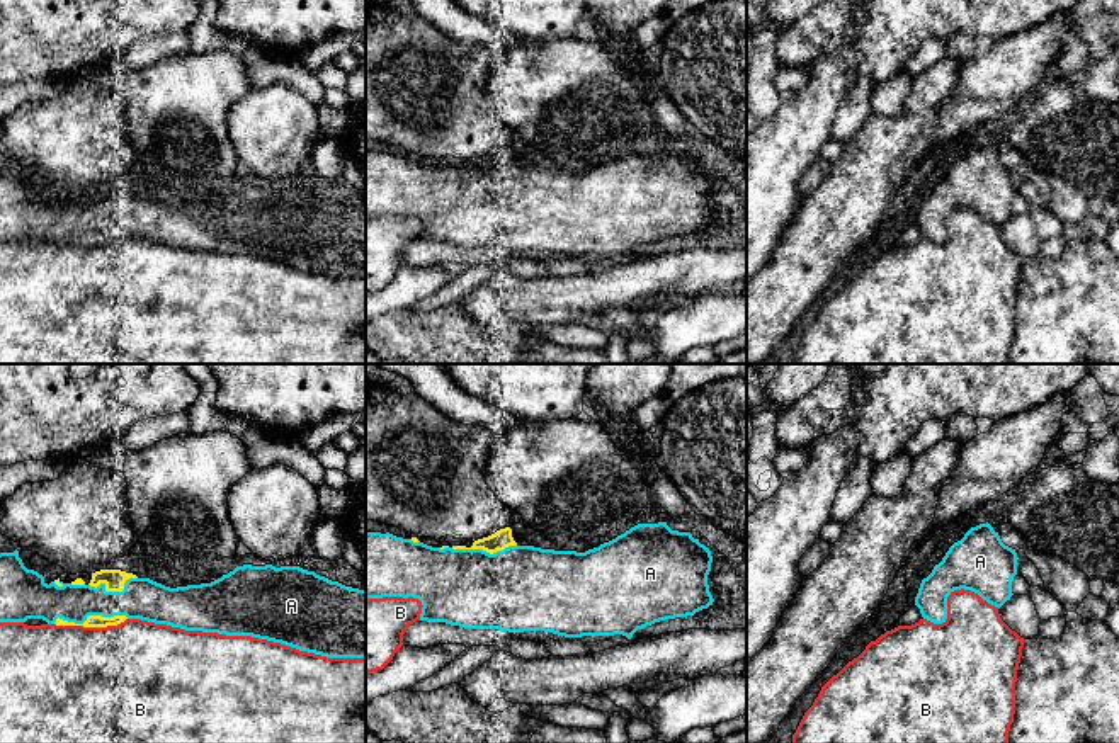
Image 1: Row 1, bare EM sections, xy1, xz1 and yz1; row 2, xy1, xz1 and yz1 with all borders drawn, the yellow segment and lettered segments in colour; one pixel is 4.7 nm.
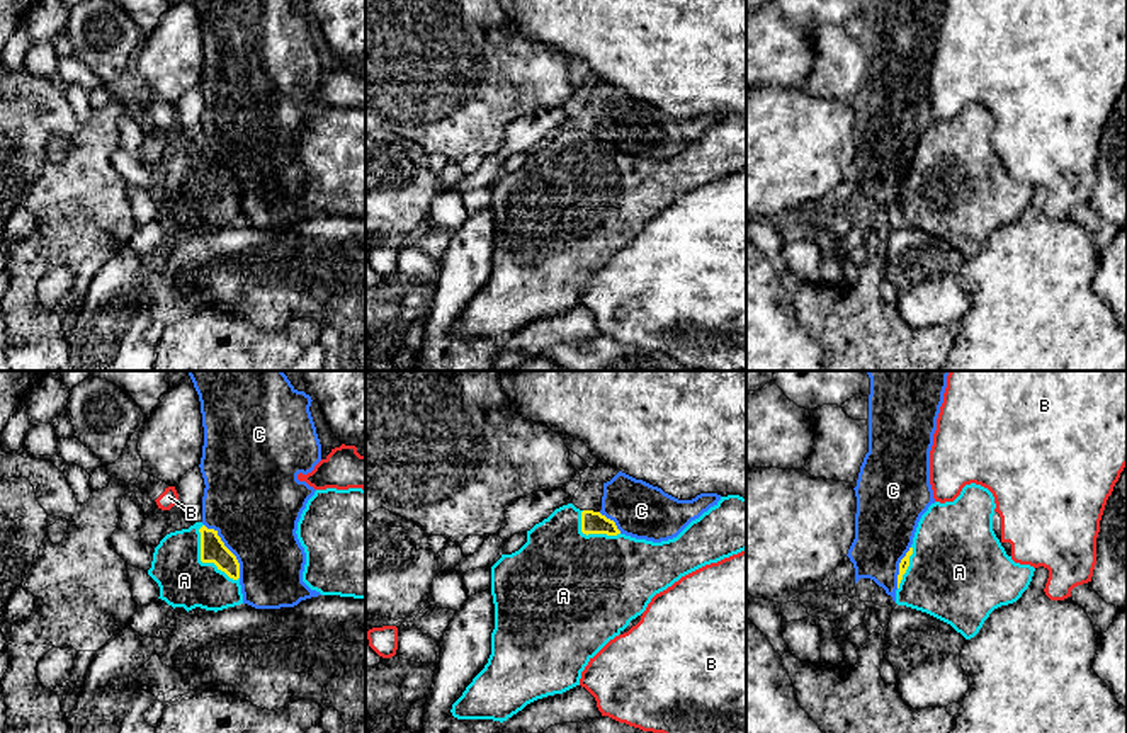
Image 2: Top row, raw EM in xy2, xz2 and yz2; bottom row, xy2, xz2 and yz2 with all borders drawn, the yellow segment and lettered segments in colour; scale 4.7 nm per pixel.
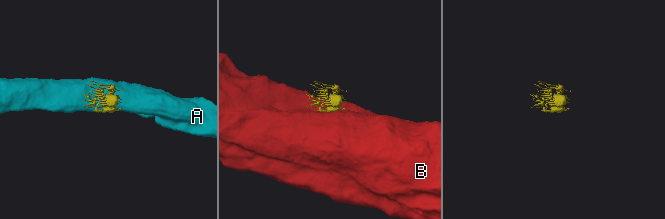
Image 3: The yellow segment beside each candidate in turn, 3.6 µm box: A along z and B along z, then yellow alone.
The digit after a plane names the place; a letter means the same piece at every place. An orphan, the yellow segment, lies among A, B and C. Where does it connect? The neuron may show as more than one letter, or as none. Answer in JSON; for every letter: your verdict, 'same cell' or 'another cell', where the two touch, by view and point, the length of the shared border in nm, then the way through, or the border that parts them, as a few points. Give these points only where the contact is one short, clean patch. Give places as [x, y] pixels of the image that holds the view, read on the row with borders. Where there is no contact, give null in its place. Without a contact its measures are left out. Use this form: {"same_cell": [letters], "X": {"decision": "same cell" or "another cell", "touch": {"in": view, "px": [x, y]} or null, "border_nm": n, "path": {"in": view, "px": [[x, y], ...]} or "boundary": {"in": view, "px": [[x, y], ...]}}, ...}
{"same_cell": ["A"], "A": {"decision": "same cell", "touch": {"in": "xy1", "px": [90, 616]}, "border_nm": 360}, "B": {"decision": "another cell", "touch": {"in": "xy1", "px": [90, 626]}, "border_nm": 340}, "C": {"decision": "another cell", "touch": {"in": "xy2", "px": [228, 550]}, "border_nm": 300, "boundary": {"in": "xy2", "px": [[204, 524], [216, 533], [235, 556], [240, 577]]}}}

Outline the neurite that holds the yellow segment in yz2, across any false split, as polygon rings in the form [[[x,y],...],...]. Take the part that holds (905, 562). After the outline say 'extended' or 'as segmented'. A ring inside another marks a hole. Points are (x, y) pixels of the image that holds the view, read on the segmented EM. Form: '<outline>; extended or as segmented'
[[[976,483],[966,485],[954,502],[932,503],[899,563],[896,604],[926,612],[971,639],[994,609],[1017,602],[1035,568],[1006,554],[993,531],[994,509],[993,493]]]; extended

